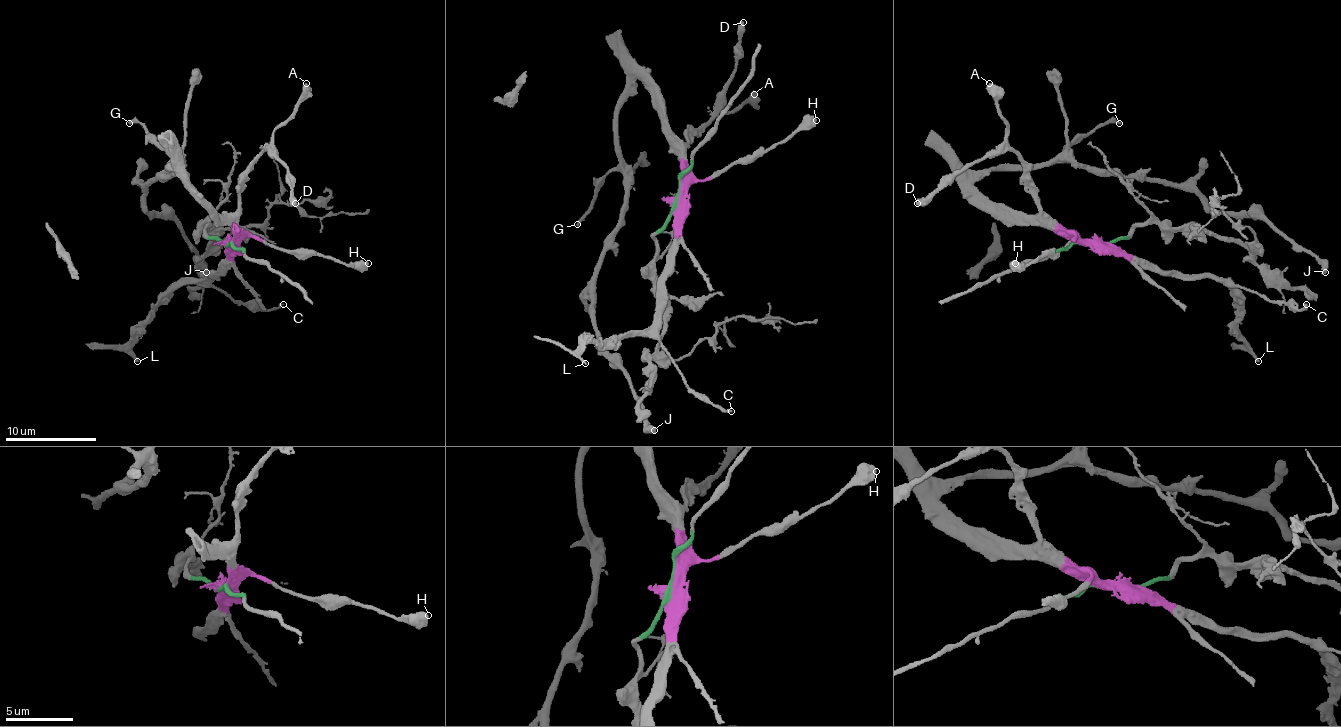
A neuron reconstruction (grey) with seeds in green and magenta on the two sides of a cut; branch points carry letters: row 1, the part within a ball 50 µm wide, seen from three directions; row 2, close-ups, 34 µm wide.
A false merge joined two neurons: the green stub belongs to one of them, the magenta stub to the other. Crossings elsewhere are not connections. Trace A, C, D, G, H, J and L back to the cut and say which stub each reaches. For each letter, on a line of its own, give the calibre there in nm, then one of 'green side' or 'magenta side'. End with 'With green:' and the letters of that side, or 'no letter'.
A: 500 nm thick; magenta side
C: 180 nm thick; magenta side
D: 550 nm thick; magenta side
G: 280 nm thick; magenta side
H: 700 nm thick; magenta side
J: 550 nm thick; magenta side
L: 220 nm thick; magenta side
With green: no letter

